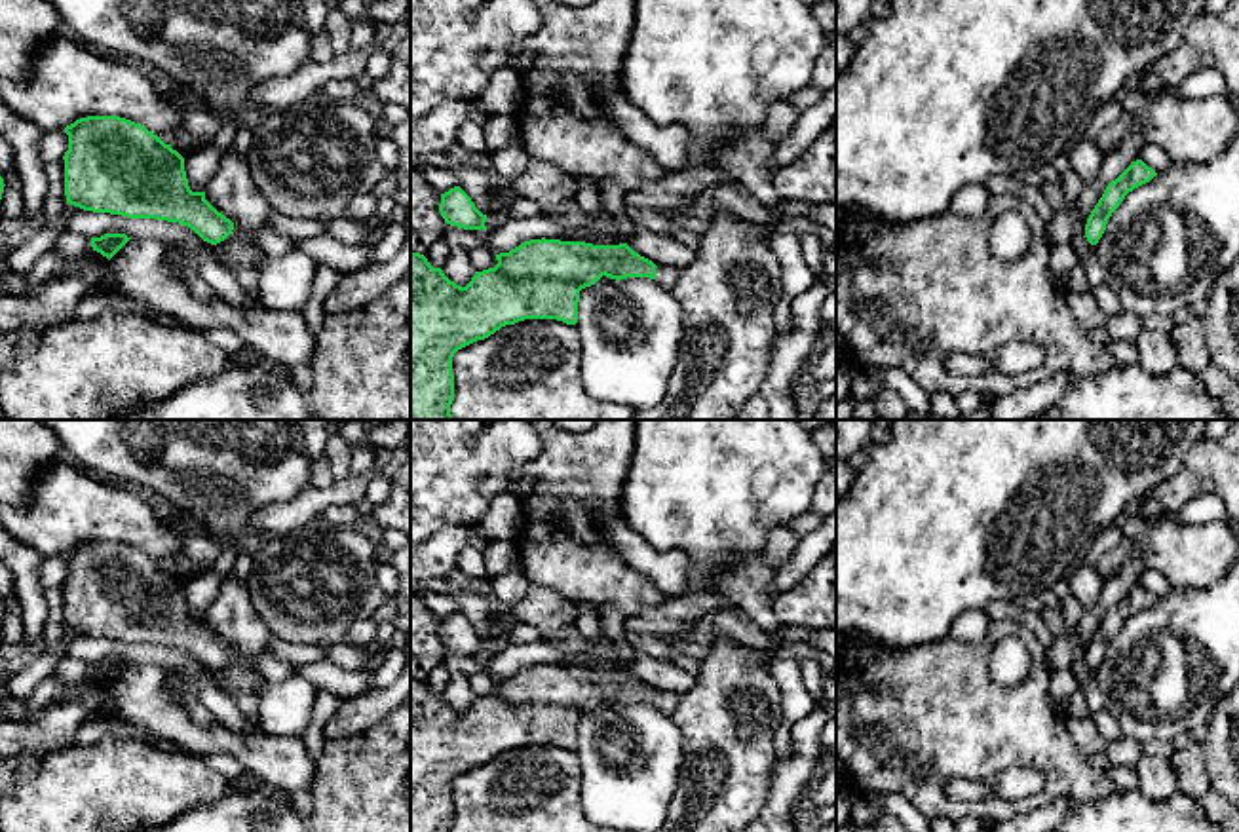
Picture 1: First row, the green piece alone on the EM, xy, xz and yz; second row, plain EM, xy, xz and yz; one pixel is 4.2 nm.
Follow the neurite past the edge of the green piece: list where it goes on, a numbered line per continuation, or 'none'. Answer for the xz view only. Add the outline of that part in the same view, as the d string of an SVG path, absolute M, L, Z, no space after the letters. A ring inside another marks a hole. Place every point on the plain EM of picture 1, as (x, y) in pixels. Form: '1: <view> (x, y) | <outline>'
1: xz (666, 701) | M667 691L656 693L656 707L669 714L677 707L678 701L680 701L680 695L677 695L677 693L667 693Z

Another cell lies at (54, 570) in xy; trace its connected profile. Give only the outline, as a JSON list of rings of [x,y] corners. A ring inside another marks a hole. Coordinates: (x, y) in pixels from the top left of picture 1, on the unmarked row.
[[[65,555],[46,557],[40,564],[40,585],[46,591],[65,581],[68,576],[68,560]]]

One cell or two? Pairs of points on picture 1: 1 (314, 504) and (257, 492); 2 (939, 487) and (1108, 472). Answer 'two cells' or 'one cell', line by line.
1: two cells
2: one cell

